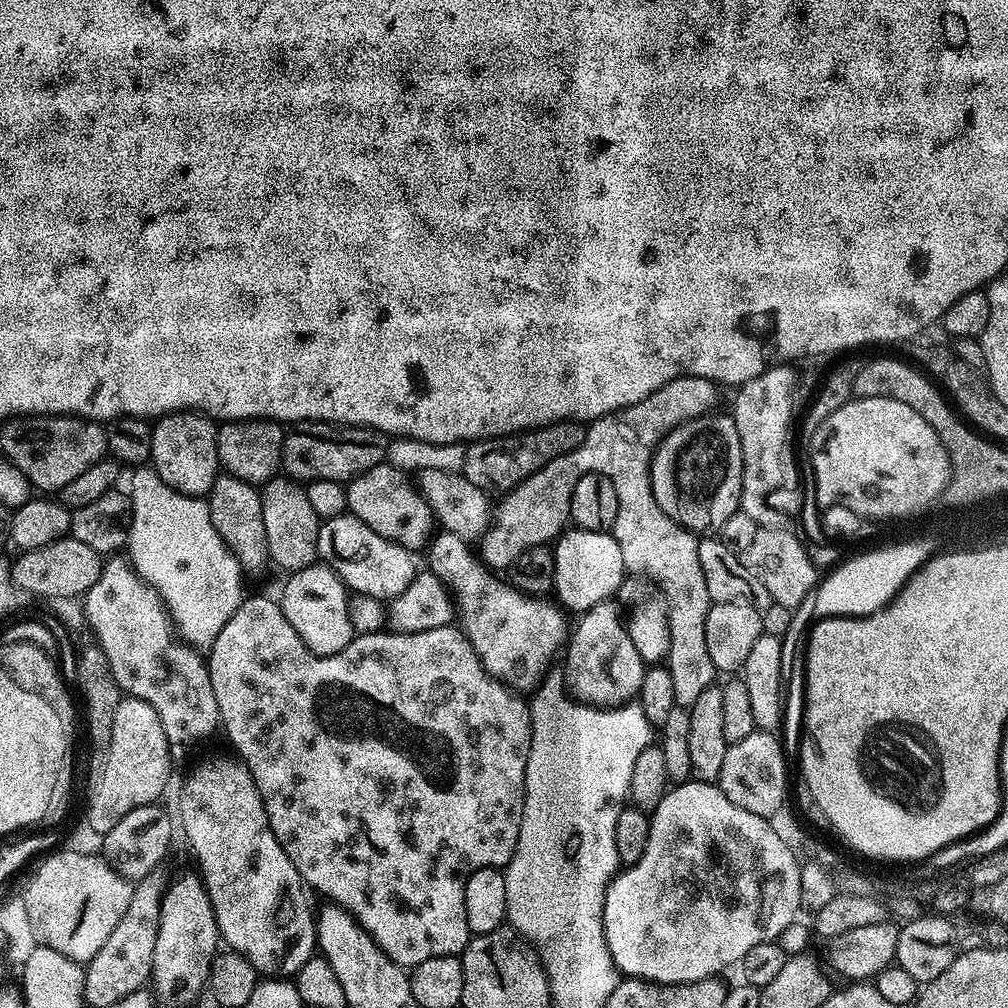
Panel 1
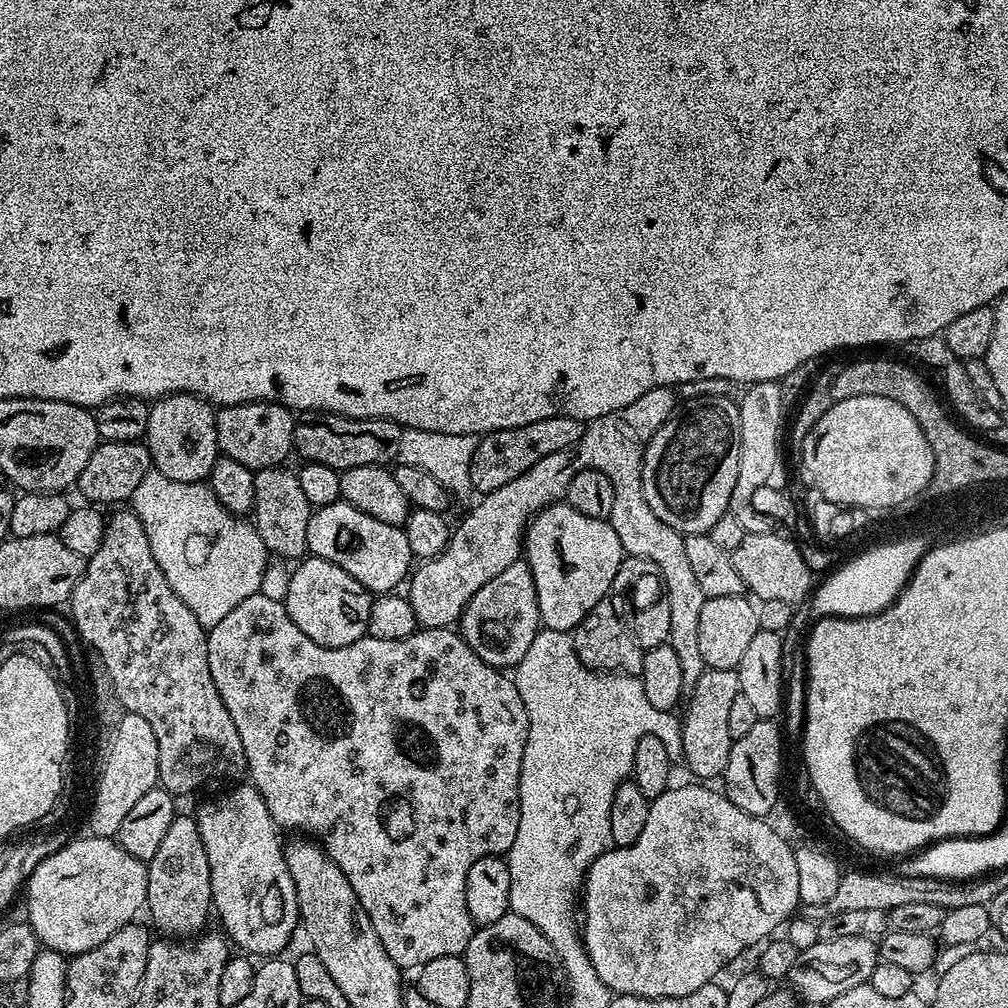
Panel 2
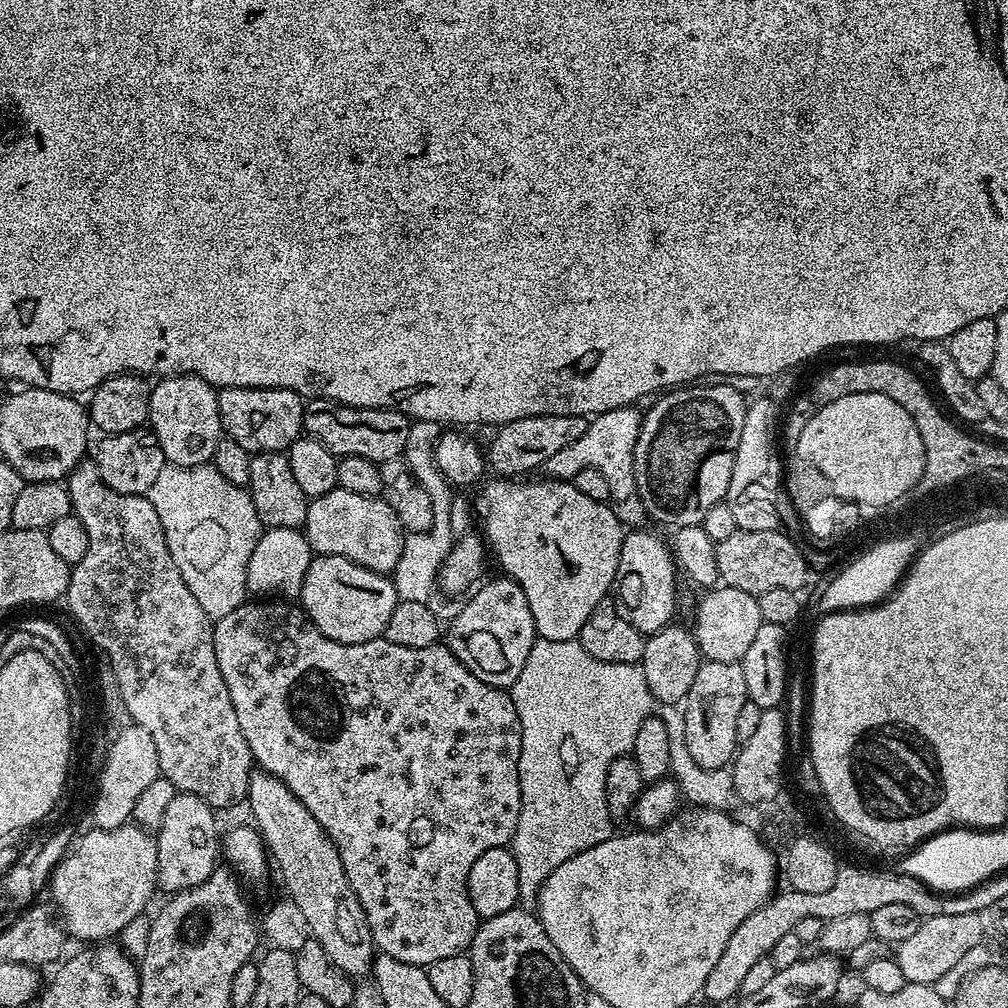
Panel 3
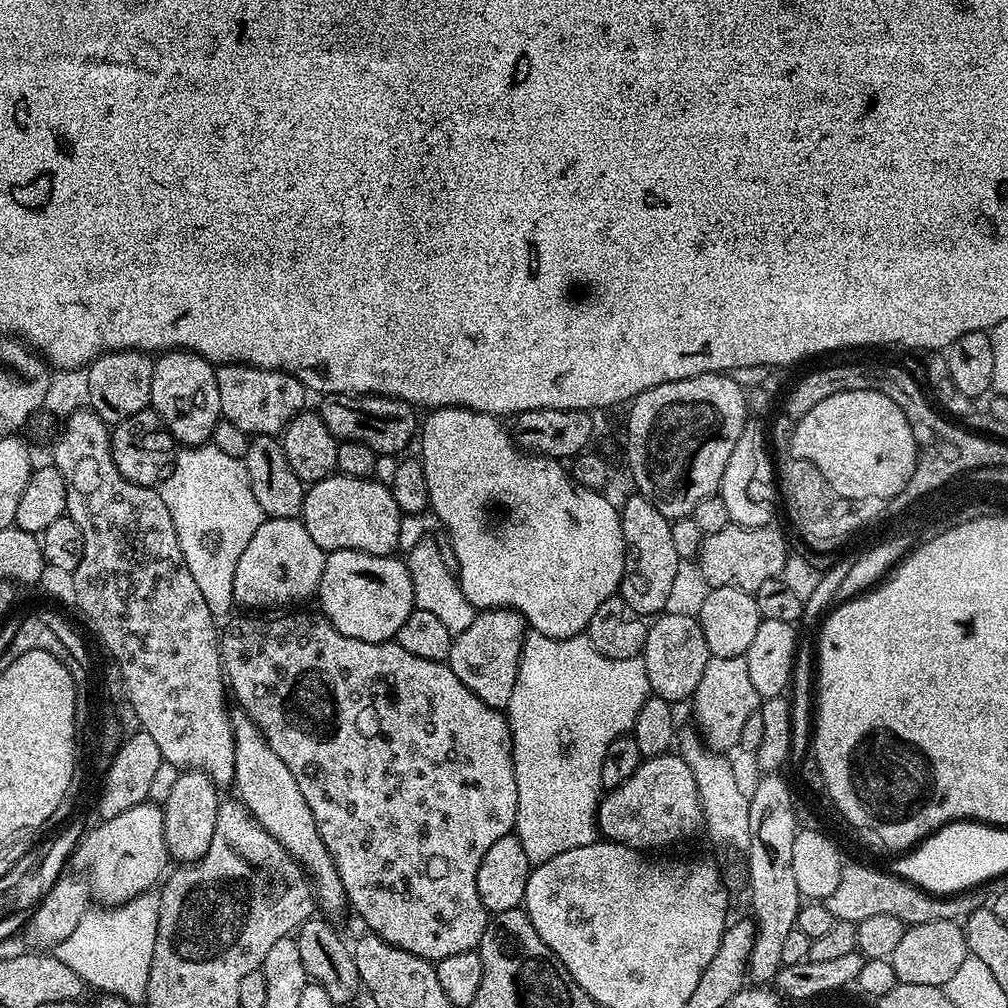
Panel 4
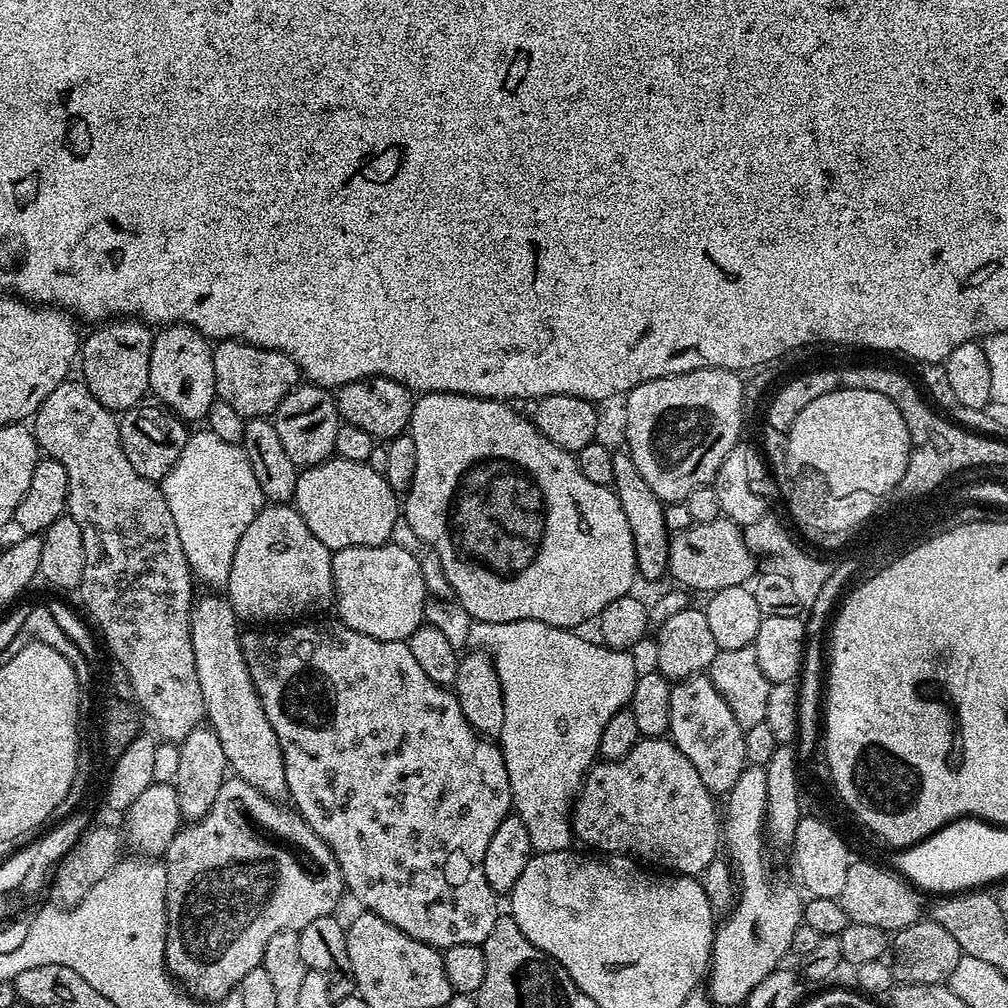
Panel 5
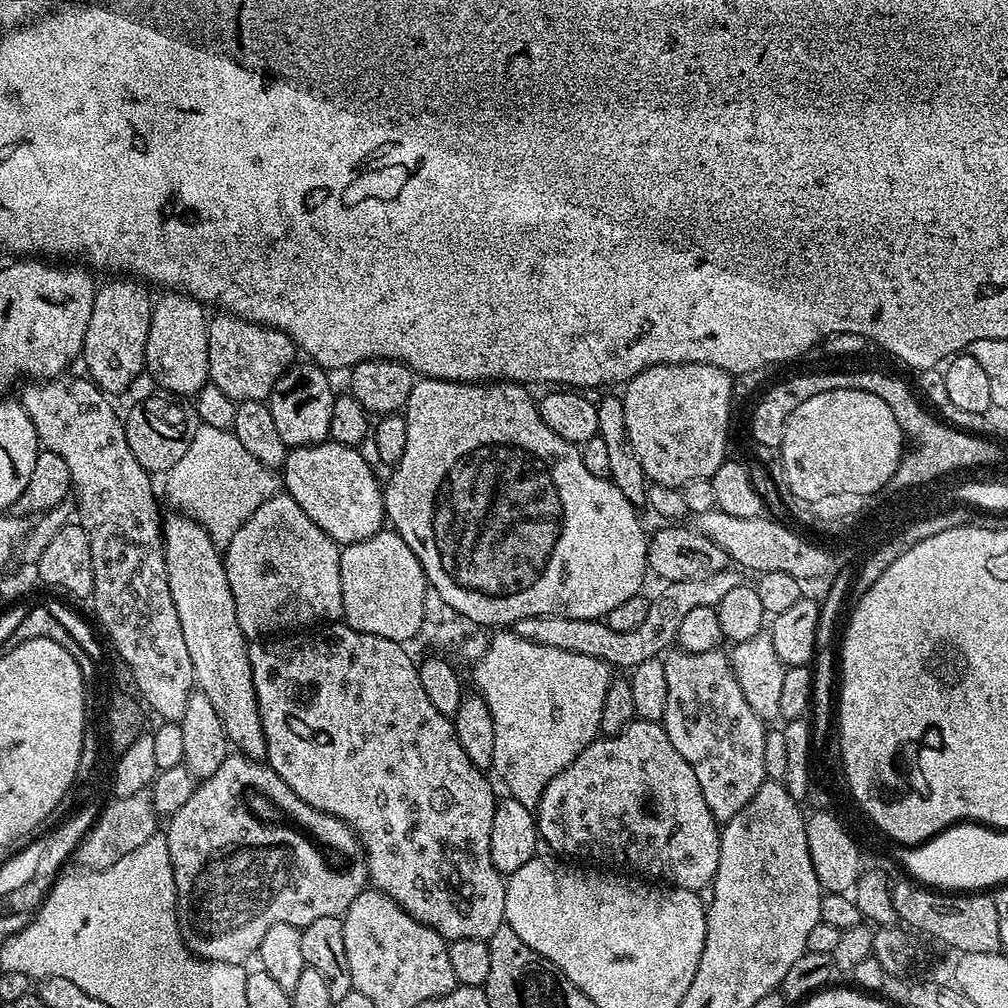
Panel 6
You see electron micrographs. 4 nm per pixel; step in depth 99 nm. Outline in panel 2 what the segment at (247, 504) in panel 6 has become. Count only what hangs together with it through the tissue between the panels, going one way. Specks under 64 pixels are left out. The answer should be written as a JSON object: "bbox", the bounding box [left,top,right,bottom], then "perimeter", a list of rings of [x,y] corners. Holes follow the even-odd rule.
{"bbox":[130,471,270,614],"perimeter":[[[150,471],[142,478],[138,490],[134,490],[130,501],[131,511],[142,522],[146,534],[150,538],[150,550],[154,550],[154,560],[166,574],[166,582],[190,606],[193,614],[196,604],[232,604],[246,602],[254,593],[261,591],[260,583],[264,580],[264,571],[268,568],[270,553],[258,534],[255,523],[246,521],[237,513],[226,510],[222,502],[207,483],[191,484],[190,482],[174,482],[166,478],[166,474]]]}

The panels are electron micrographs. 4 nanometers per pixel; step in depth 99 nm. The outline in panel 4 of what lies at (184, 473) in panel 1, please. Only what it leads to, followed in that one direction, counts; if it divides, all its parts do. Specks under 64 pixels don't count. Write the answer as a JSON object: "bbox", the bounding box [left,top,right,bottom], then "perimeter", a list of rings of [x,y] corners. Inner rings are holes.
{"bbox":[151,350,221,446],"perimeter":[[[173,350],[154,360],[154,386],[151,407],[164,419],[168,433],[180,446],[199,446],[212,439],[212,431],[221,420],[218,378],[212,361],[197,352]]]}

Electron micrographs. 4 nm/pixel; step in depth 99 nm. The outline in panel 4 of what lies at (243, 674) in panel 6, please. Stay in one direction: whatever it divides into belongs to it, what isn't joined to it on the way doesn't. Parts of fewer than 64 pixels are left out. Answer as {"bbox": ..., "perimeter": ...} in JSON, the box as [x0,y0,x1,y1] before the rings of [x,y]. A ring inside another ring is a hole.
{"bbox":[231,710,346,912],"perimeter":[[[243,710],[231,713],[234,730],[234,778],[232,784],[243,804],[253,819],[264,831],[280,843],[283,848],[300,861],[305,876],[308,877],[314,893],[315,903],[324,912],[336,912],[345,907],[346,897],[342,878],[336,869],[330,850],[326,850],[326,842],[322,842],[322,834],[318,834],[318,822],[314,822],[314,814],[310,814],[310,806],[306,806],[306,798],[302,798],[302,790],[298,790],[298,782],[294,782],[294,774],[290,774],[290,766],[274,754],[260,733],[259,726],[248,717]]]}

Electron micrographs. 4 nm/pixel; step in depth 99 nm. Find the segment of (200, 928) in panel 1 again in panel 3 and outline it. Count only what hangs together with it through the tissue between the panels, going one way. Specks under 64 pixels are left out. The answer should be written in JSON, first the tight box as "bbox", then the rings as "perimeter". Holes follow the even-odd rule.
{"bbox":[154,792,222,894],"perimeter":[[[177,792],[170,806],[166,806],[162,826],[154,832],[158,850],[156,883],[163,891],[165,888],[165,893],[175,894],[206,882],[206,878],[210,878],[218,866],[218,853],[222,844],[218,832],[216,836],[216,816],[217,813],[206,802],[202,802],[202,798],[194,798],[194,794],[185,792]]]}

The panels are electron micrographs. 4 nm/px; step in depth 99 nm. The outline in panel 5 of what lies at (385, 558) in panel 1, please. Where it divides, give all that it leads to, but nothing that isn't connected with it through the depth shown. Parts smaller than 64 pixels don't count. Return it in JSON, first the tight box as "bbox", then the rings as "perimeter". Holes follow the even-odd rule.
{"bbox":[294,458,402,552],"perimeter":[[[329,458],[315,464],[312,468],[305,468],[296,477],[296,495],[294,497],[294,507],[296,512],[302,518],[302,522],[306,522],[306,526],[310,526],[310,534],[314,534],[314,538],[318,538],[318,542],[322,542],[322,546],[326,546],[332,552],[337,552],[343,548],[353,548],[354,546],[378,546],[379,544],[387,544],[393,539],[392,531],[396,528],[396,520],[401,519],[402,512],[398,507],[398,493],[391,488],[386,482],[386,478],[382,472],[374,470],[368,463],[350,462],[349,460],[341,460],[339,458]]]}

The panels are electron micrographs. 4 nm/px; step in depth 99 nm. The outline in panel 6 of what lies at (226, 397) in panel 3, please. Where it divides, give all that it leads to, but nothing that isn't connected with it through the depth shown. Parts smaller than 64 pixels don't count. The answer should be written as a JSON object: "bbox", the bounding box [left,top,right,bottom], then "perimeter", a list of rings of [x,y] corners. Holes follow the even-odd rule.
{"bbox":[208,315,298,401],"perimeter":[[[213,315],[208,321],[209,381],[234,401],[263,400],[274,390],[278,378],[297,363],[298,345],[293,337],[265,324],[251,324],[241,316]]]}

